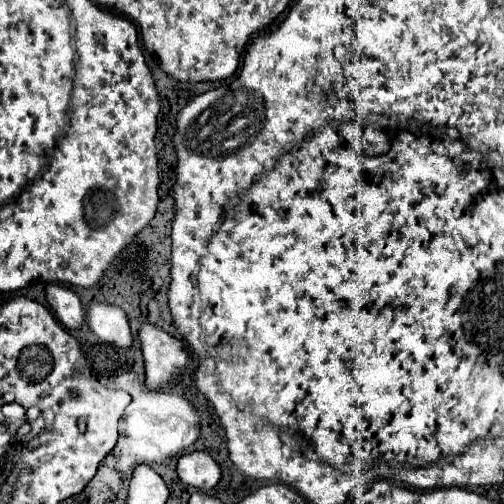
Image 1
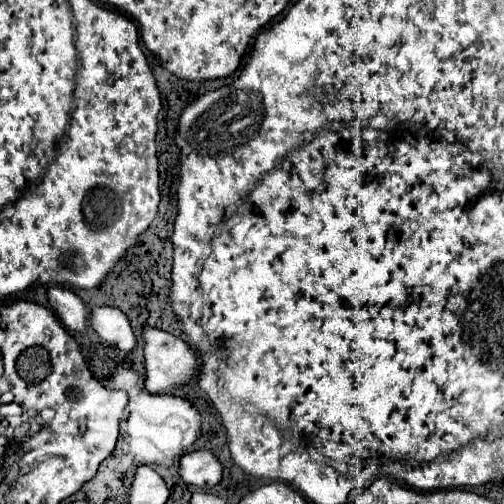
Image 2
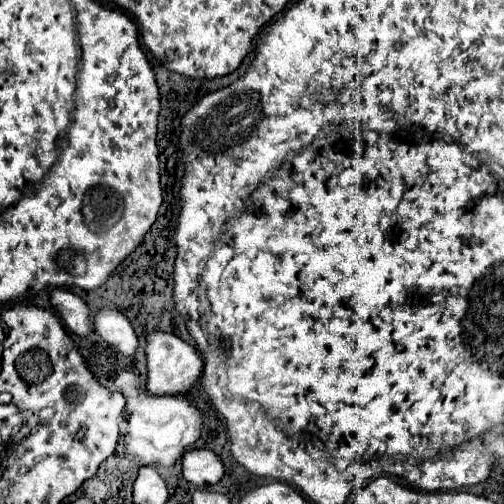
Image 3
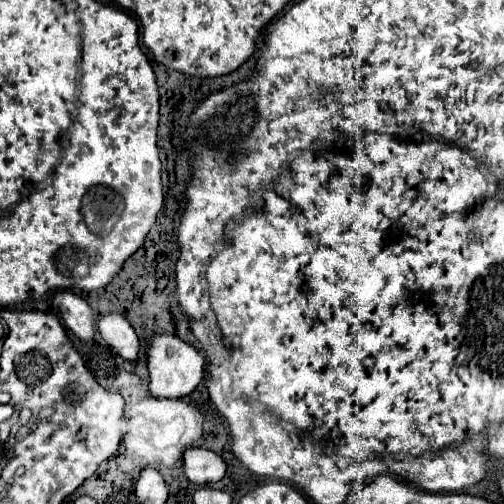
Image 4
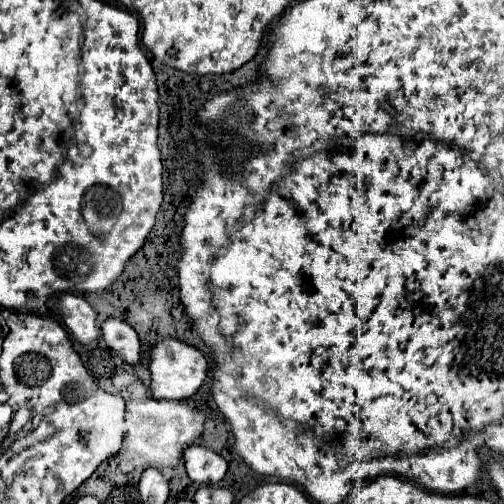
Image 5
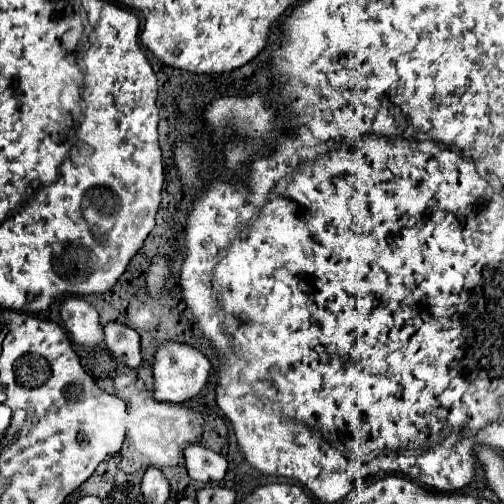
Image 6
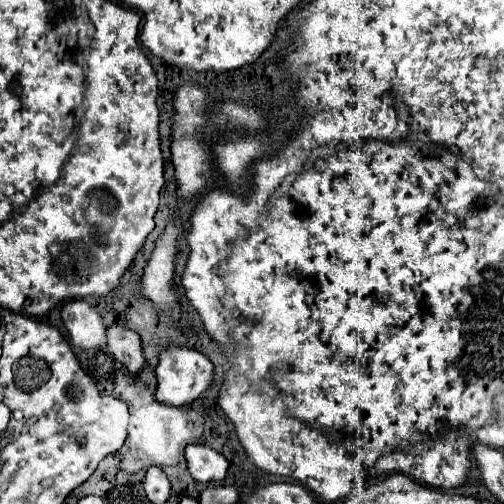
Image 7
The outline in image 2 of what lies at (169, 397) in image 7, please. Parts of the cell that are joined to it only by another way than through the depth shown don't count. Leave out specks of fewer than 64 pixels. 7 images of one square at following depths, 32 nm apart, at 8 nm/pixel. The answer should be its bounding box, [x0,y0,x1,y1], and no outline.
[142,328,200,394]

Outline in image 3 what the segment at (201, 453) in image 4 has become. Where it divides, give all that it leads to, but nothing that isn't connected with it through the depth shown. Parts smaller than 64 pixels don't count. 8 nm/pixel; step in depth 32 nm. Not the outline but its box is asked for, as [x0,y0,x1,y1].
[182,450,224,486]

